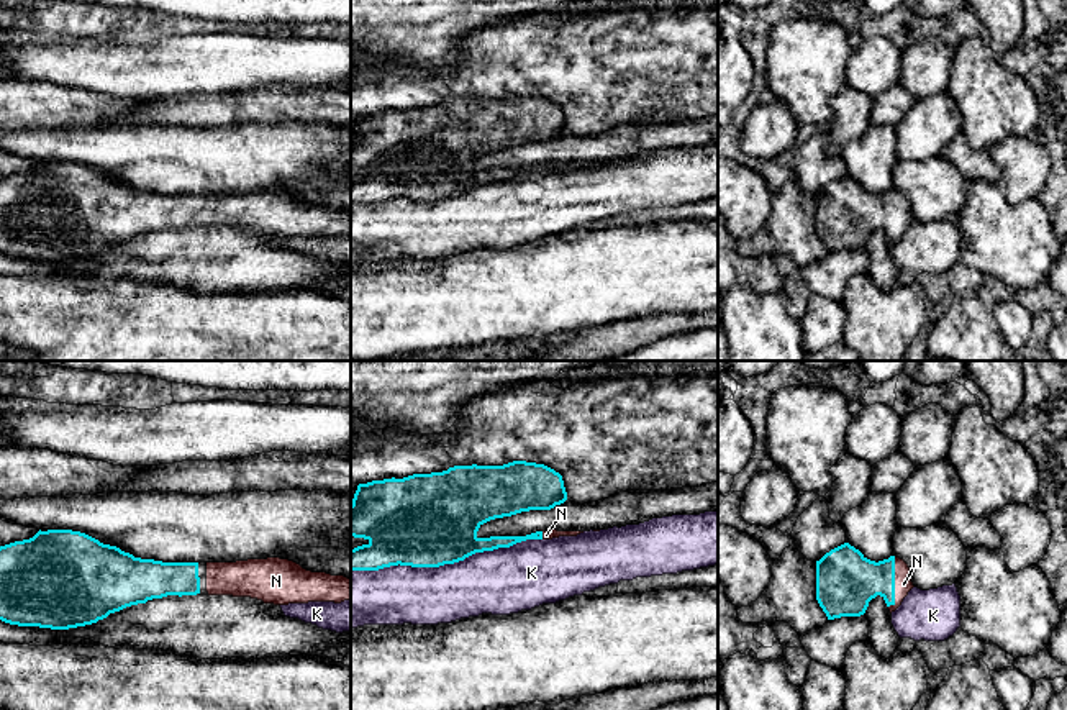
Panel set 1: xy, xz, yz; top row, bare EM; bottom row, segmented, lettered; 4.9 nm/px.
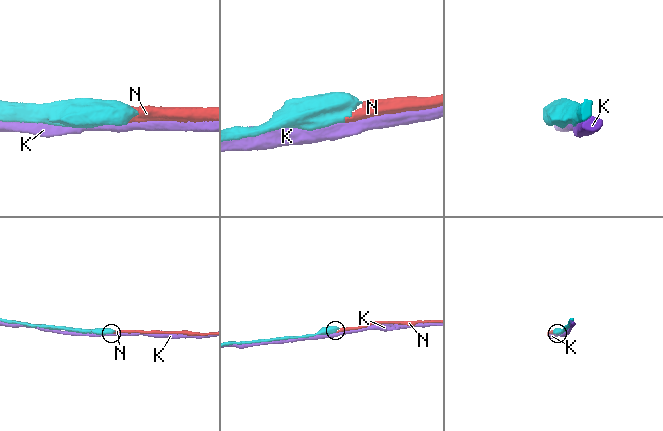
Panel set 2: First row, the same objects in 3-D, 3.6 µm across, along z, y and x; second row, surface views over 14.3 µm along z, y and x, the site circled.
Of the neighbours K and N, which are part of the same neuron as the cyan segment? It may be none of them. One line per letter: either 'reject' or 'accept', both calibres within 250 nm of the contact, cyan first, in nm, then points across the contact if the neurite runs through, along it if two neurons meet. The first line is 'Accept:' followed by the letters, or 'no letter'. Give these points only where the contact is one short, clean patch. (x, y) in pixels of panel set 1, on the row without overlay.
Accept: N
K: reject | 460/300 nm
N: accept | 300/90 nm

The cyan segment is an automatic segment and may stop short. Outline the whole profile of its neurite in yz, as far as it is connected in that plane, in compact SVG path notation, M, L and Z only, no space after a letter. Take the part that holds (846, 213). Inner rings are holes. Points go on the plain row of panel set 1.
M849 175L816 193L816 233L828 253L860 249L877 228L892 246L913 220L910 200L903 192L890 189L875 195Z

